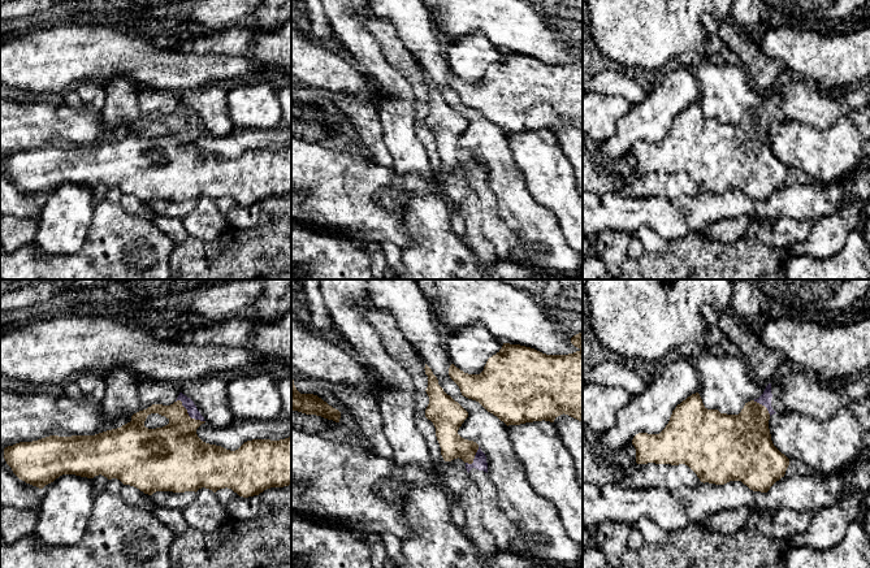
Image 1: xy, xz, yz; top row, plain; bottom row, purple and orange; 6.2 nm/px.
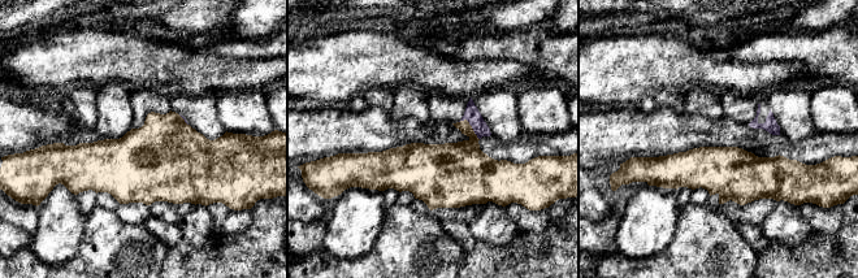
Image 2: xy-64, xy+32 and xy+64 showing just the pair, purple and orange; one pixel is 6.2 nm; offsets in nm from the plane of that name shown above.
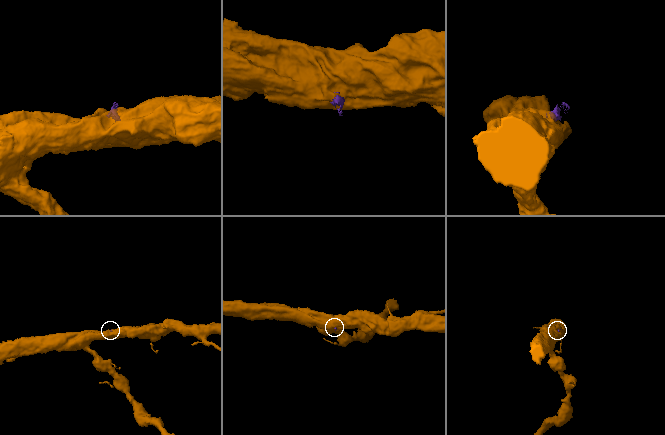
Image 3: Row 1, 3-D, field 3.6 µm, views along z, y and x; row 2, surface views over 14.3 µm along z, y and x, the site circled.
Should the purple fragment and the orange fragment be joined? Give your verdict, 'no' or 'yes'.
yes

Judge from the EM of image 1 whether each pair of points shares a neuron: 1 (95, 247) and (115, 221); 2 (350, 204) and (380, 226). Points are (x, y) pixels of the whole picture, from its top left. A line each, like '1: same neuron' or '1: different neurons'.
1: same neuron
2: same neuron

